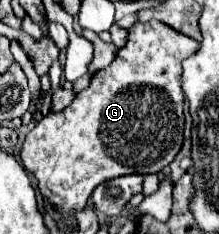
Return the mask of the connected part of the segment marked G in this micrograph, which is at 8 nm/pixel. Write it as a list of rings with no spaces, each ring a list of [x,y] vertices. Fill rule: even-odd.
[[[152,20],[152,22],[148,22],[148,24],[138,22],[138,24],[134,24],[134,26],[128,30],[128,42],[126,42],[124,48],[120,48],[116,60],[114,60],[108,68],[96,72],[96,74],[92,76],[90,86],[88,86],[86,90],[78,92],[76,98],[74,98],[74,102],[72,102],[68,108],[64,108],[64,110],[60,110],[60,112],[50,112],[48,116],[44,116],[44,118],[34,126],[34,130],[26,136],[26,140],[24,140],[24,144],[22,144],[20,158],[22,158],[24,168],[26,168],[28,172],[32,172],[32,174],[38,178],[38,188],[40,188],[42,196],[46,196],[48,202],[50,202],[54,208],[64,210],[64,212],[72,212],[72,210],[84,208],[84,206],[88,204],[88,198],[90,198],[90,194],[94,192],[94,188],[96,188],[98,184],[102,184],[104,180],[112,180],[112,178],[126,176],[126,174],[142,174],[142,176],[146,176],[146,174],[156,174],[156,172],[162,172],[166,166],[172,164],[172,160],[174,160],[176,154],[180,152],[182,140],[184,140],[182,60],[188,58],[188,56],[192,56],[192,54],[198,50],[198,46],[200,46],[200,44],[198,44],[196,40],[190,40],[188,36],[182,36],[180,32],[176,32],[174,28],[170,28],[170,26],[166,26],[166,24],[158,22],[158,20]]]

